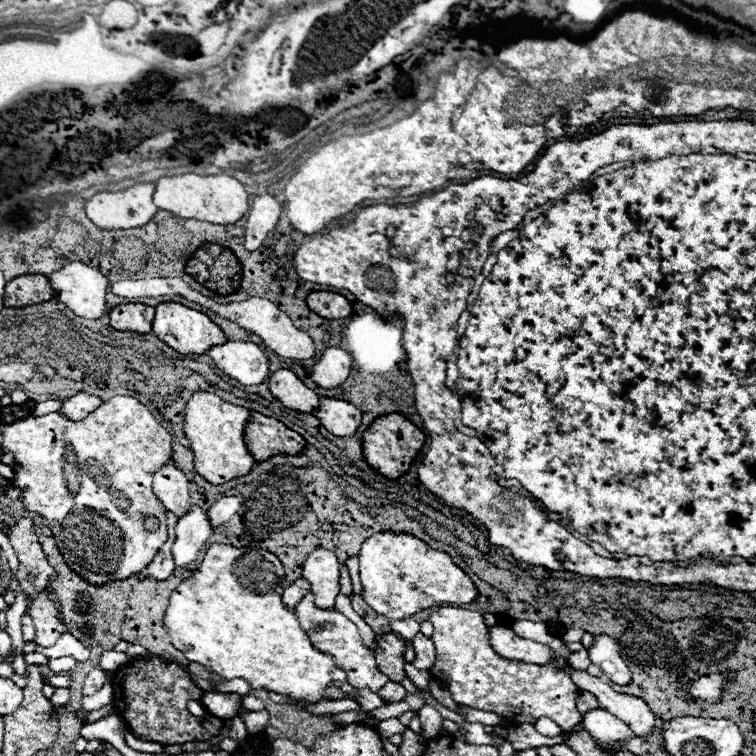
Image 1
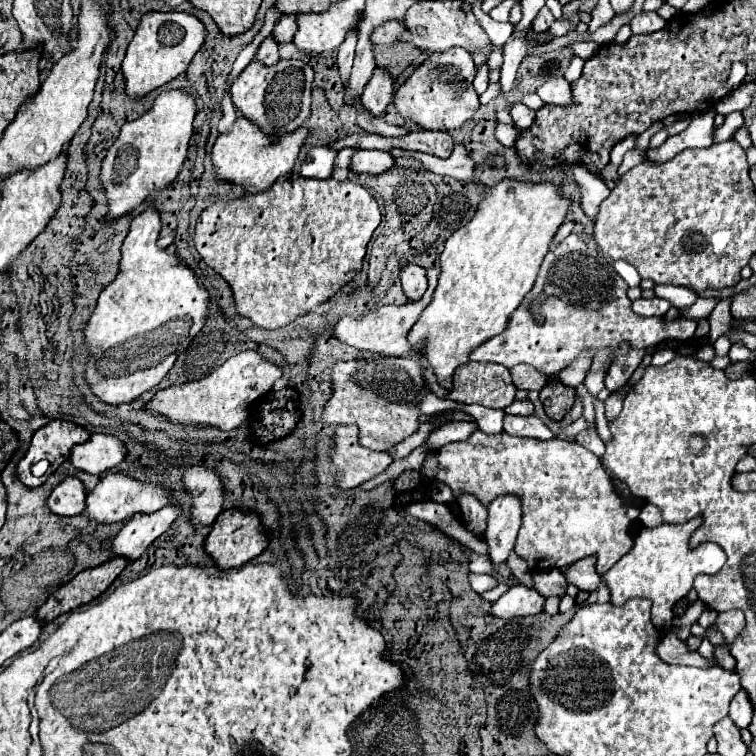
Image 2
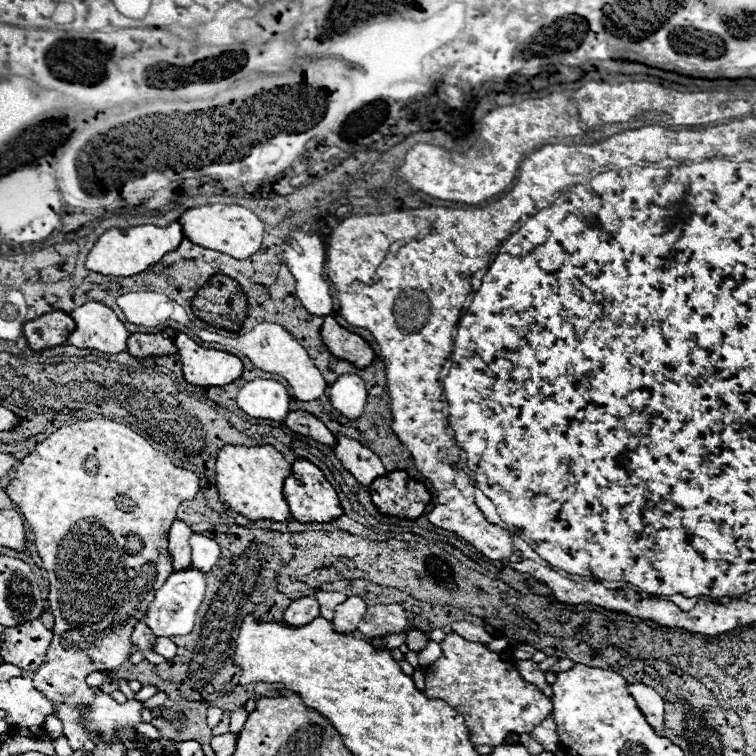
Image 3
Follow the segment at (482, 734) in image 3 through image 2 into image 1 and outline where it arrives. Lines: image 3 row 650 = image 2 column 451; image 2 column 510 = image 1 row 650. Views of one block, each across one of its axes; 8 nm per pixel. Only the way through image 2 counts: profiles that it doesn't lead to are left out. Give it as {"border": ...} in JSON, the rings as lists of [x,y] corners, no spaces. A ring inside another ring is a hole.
{"border":[[[440,606],[428,620],[434,624],[432,642],[436,646],[436,662],[430,674],[434,680],[438,678],[446,684],[454,702],[476,710],[496,712],[512,726],[532,724],[536,718],[546,716],[562,730],[570,730],[582,720],[576,708],[580,690],[570,674],[554,664],[528,664],[496,654],[488,644],[488,628],[482,614],[468,616],[468,610]]]}

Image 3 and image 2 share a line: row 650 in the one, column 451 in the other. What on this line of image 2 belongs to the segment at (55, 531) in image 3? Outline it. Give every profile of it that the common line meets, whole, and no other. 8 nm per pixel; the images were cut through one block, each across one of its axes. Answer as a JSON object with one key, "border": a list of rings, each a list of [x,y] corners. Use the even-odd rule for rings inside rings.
{"border":[[[450,48],[446,52],[436,52],[428,56],[402,84],[394,96],[396,110],[424,130],[446,131],[456,130],[462,121],[470,120],[478,110],[478,96],[472,88],[472,80],[476,76],[476,66],[472,56],[464,48]]]}

